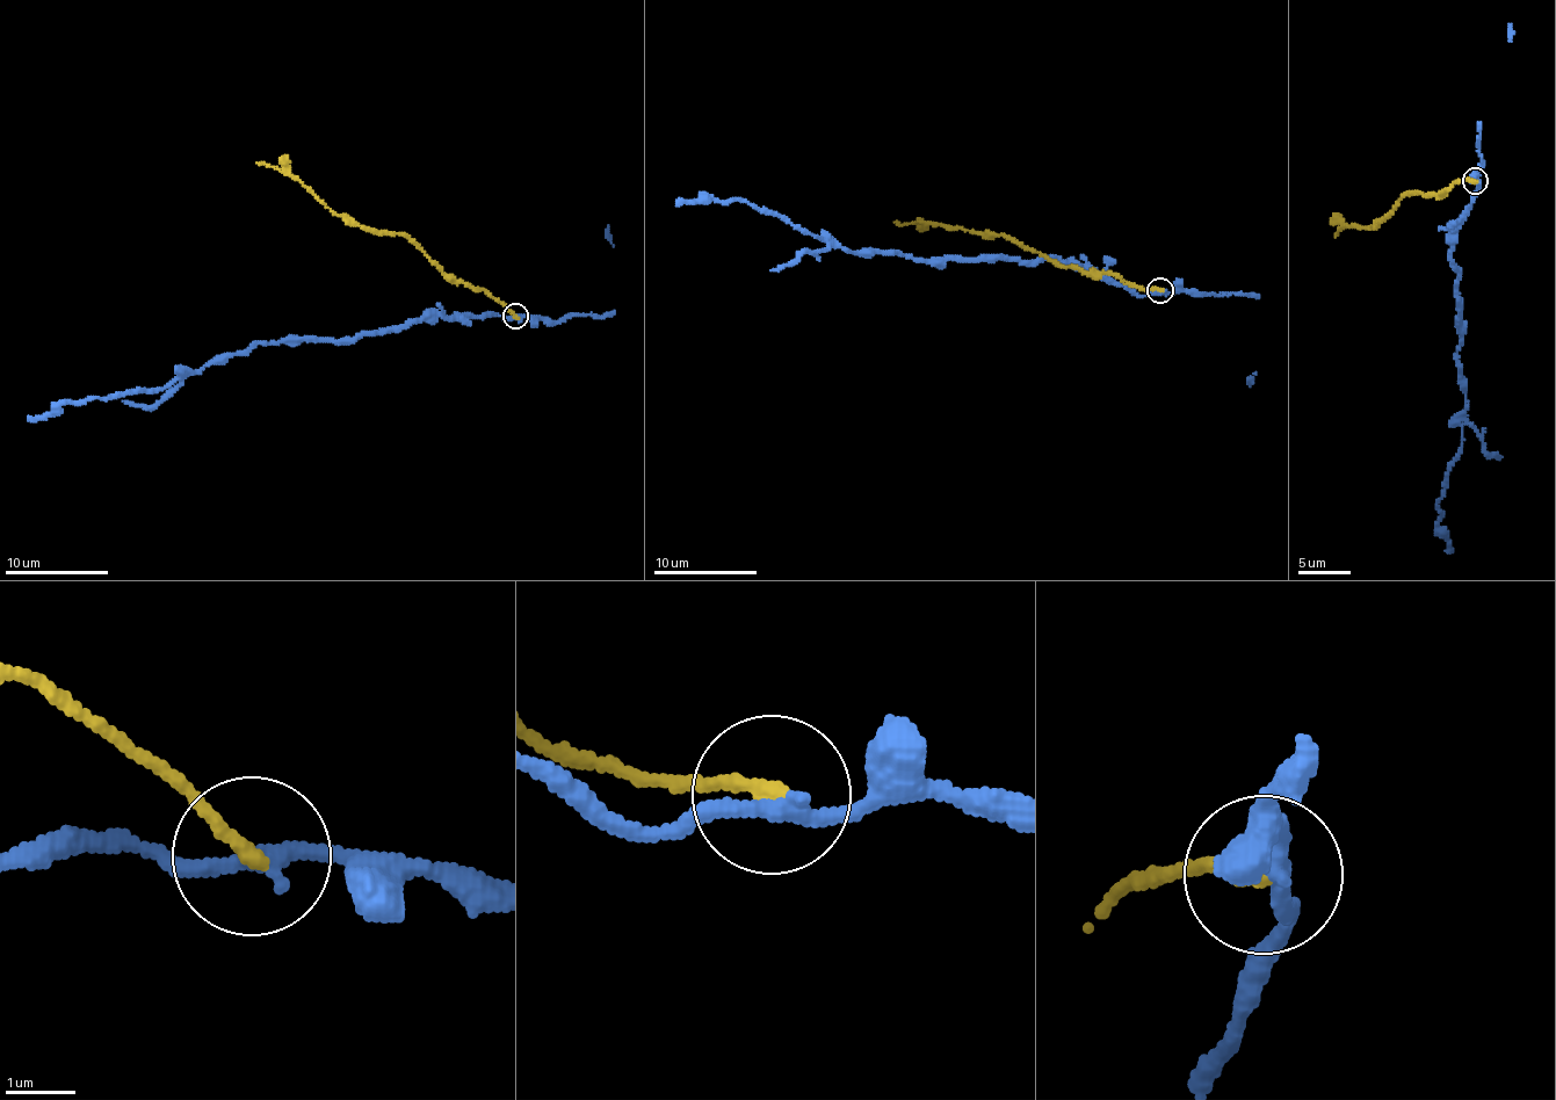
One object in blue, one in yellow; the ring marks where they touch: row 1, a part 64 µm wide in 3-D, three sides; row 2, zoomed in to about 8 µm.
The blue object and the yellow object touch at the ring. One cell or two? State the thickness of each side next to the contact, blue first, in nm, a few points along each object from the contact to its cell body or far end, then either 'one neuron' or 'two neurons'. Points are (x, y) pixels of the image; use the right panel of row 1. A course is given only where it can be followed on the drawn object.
280 nm thick on the blue side, 220 nm on the other; blue runs (1475, 180), (1479, 189), (1454, 231), (1450, 257), (1464, 420), (1438, 528), (1453, 550); yellow runs (1475, 180), (1455, 181), (1442, 190), (1441, 198), (1415, 193), (1402, 197), (1370, 229), (1344, 225), (1334, 236); two neurons

